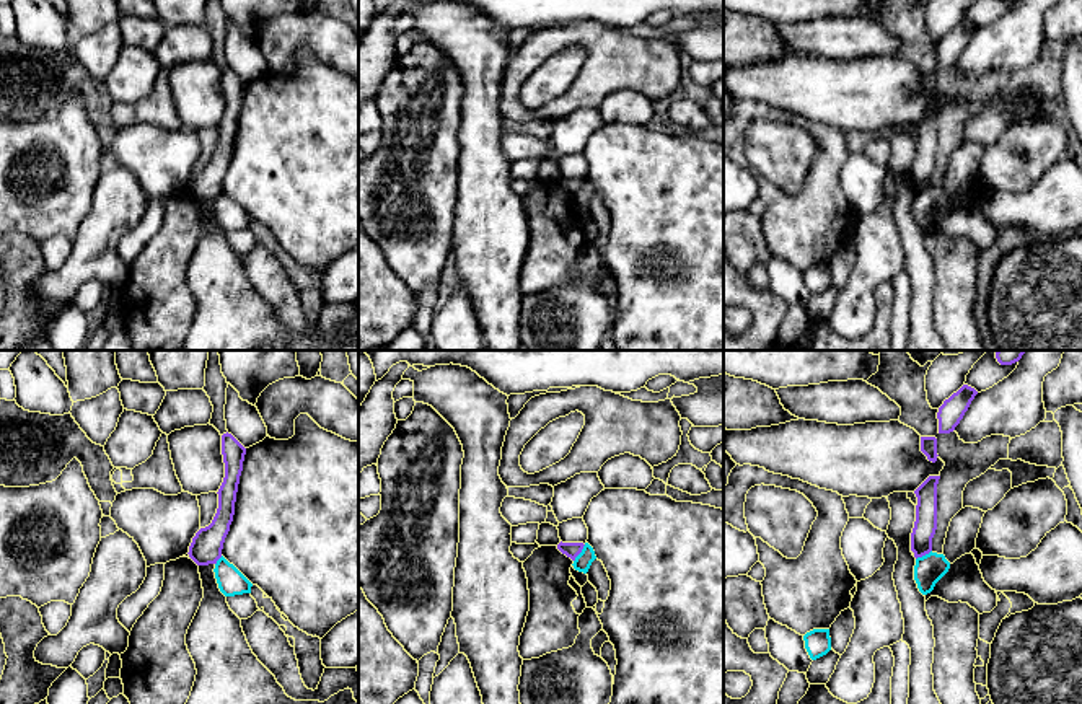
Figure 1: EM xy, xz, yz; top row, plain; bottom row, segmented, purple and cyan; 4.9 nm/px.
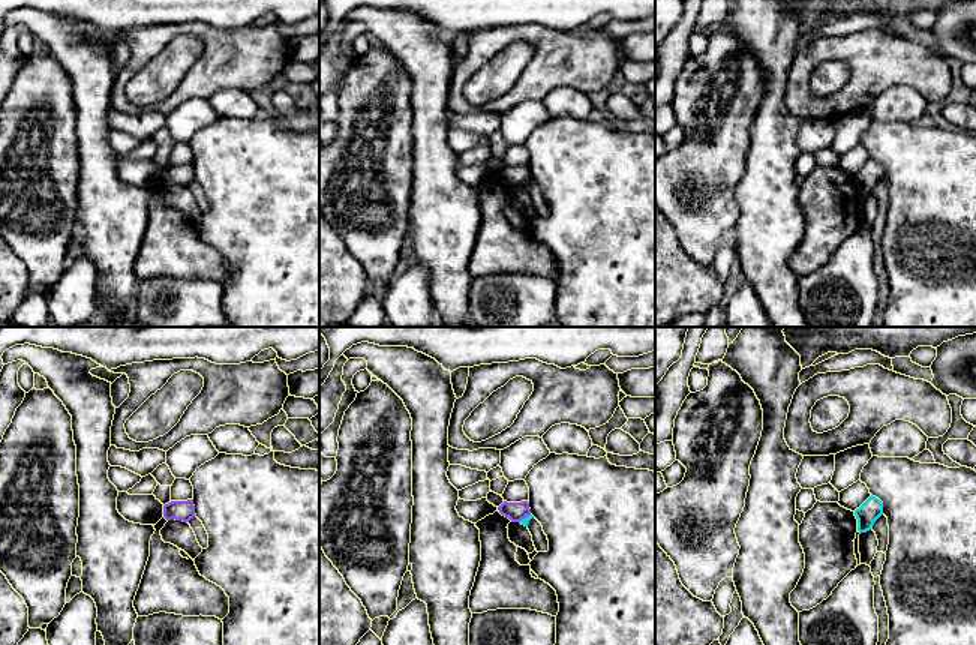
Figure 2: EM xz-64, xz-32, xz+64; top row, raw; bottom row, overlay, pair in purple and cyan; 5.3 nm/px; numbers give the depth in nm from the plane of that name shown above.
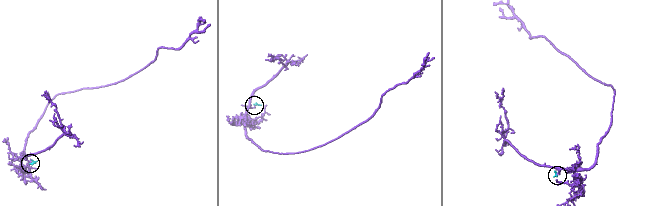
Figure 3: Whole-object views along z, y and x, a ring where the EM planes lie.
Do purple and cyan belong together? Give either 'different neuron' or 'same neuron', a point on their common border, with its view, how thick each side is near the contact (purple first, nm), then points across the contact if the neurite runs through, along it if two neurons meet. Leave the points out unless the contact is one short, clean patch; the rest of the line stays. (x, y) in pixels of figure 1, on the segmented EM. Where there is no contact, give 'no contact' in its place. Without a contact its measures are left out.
different neuron; meets purple in xz at (580, 551); 80 nm thick on the purple side, 90 nm on the other; border along xz (585, 545), (574, 561)

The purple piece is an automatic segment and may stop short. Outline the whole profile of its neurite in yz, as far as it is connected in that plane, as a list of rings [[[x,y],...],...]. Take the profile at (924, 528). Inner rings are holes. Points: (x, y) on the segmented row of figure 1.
[[[929,476],[916,491],[916,521],[911,533],[911,551],[922,557],[932,551],[932,538],[937,530],[937,484],[940,476]]]

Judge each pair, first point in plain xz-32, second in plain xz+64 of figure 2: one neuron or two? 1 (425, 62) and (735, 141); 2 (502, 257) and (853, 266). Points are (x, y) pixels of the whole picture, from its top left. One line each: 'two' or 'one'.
1: two
2: two

